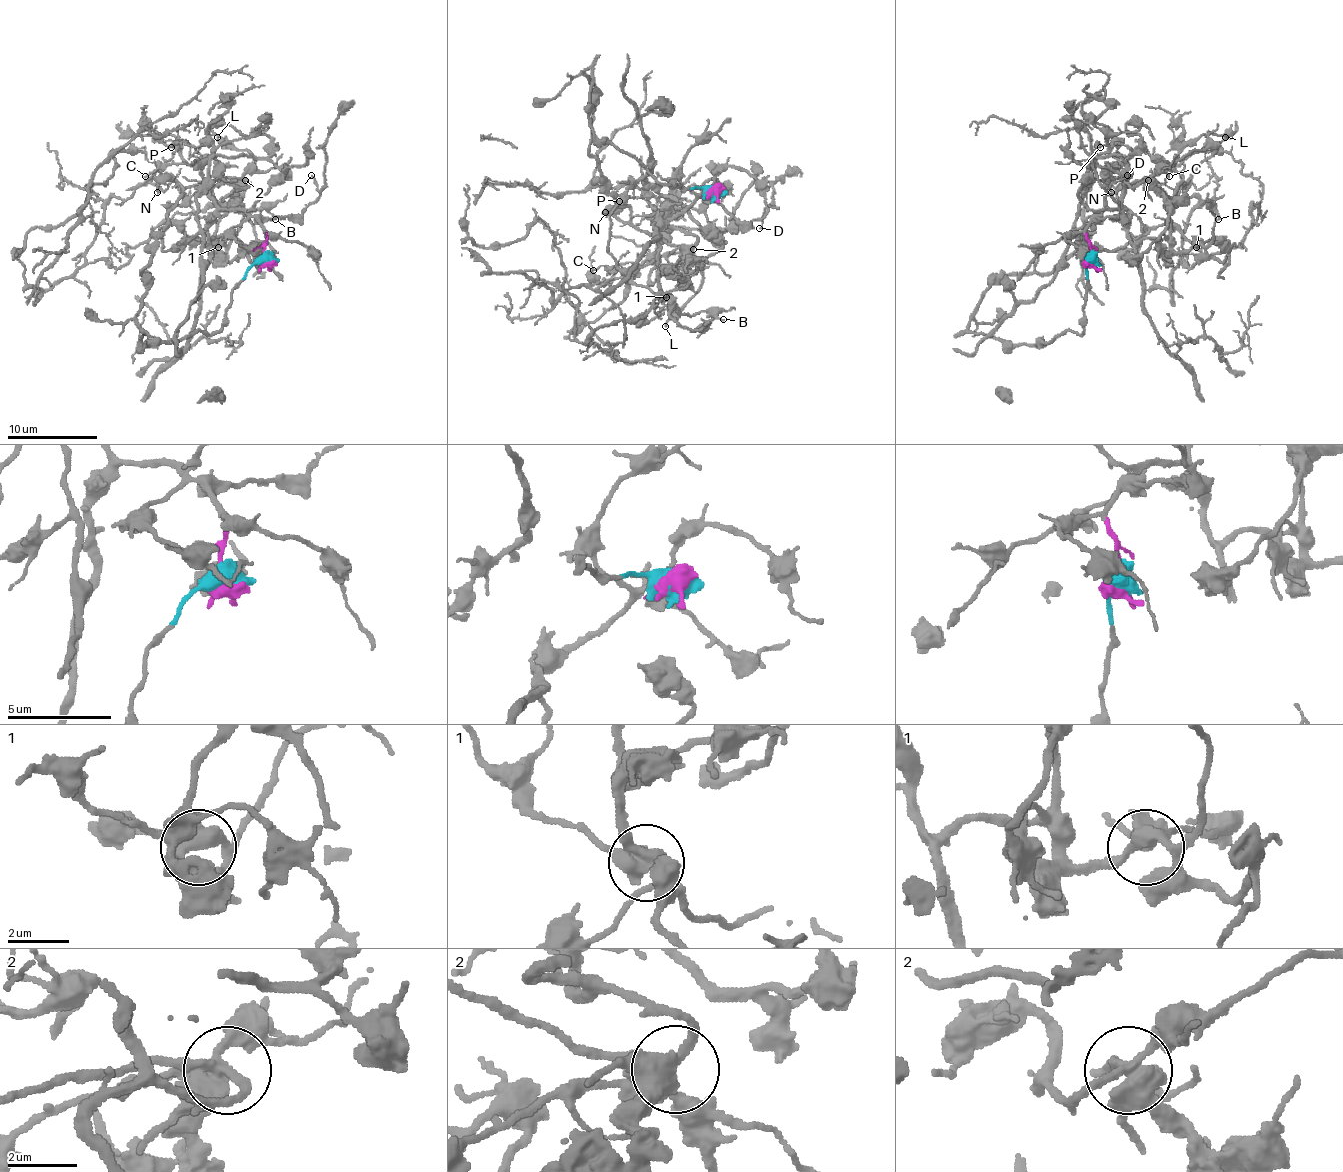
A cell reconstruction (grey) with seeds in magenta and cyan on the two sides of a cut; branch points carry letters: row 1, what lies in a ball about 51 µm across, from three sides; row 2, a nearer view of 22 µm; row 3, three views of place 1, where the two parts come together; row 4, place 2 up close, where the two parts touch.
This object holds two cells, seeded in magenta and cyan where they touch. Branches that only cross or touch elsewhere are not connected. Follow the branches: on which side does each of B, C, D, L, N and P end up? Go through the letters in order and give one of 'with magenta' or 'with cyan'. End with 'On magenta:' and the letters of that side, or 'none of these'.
B: with magenta
C: with magenta
D: with magenta
L: with magenta
N: with cyan
P: with magenta
On magenta: B, C, D, L, P

